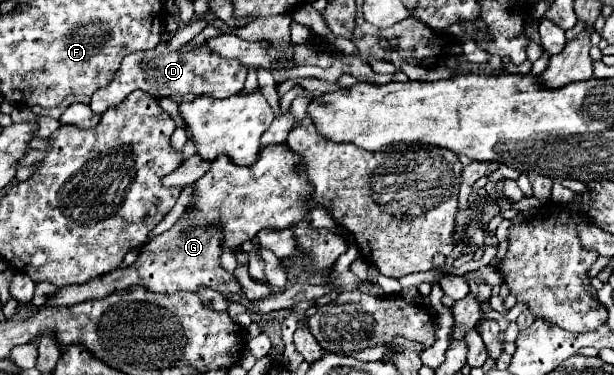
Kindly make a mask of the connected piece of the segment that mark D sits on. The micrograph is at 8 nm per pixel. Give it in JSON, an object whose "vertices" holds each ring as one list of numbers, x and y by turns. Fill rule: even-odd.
{"vertices":[[160,42,154,50,144,50,144,52,134,52,128,54,122,60,122,66,110,86,106,90,98,90,92,96,90,108,96,114,106,112,106,108,120,104,132,90,152,90,152,98,172,98,174,100,192,100,202,94,210,94,214,98,228,98,232,94,238,94,244,88,246,80,246,66,242,66,238,60,226,60,214,50,210,50,206,44,200,44,192,50,170,50,168,42]]}

